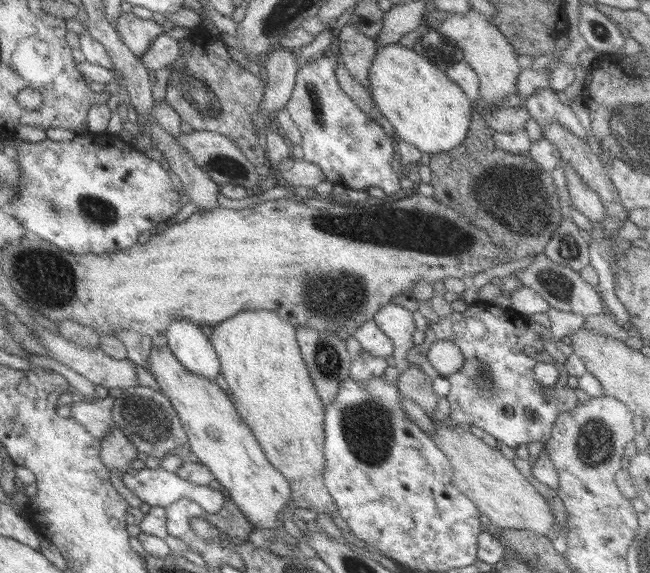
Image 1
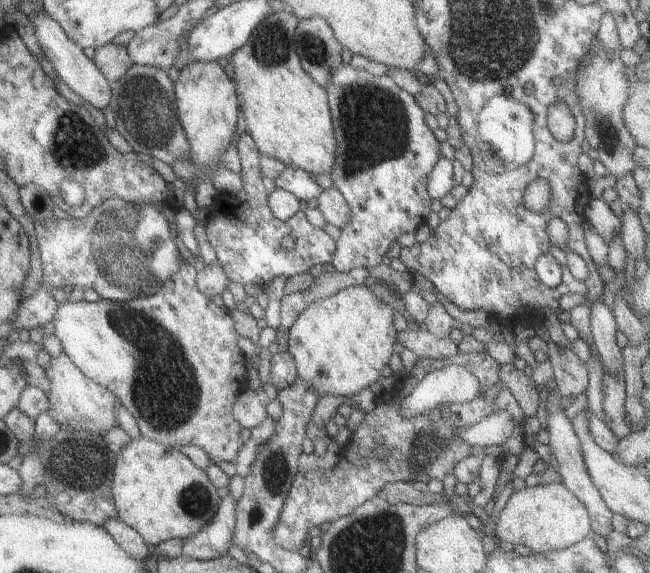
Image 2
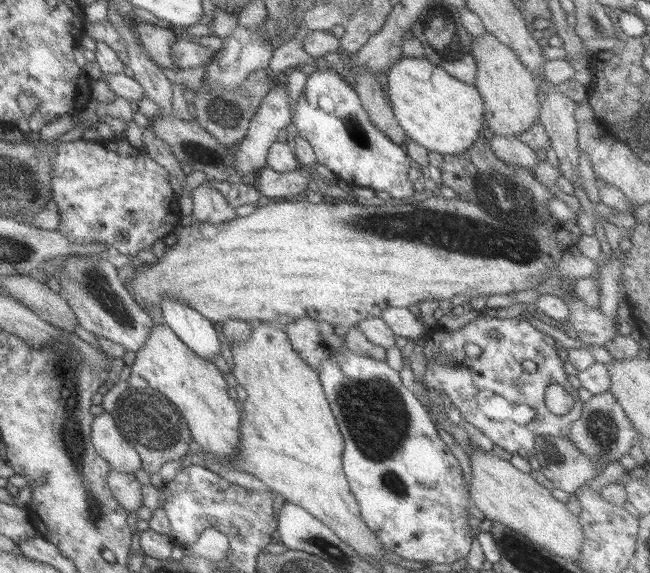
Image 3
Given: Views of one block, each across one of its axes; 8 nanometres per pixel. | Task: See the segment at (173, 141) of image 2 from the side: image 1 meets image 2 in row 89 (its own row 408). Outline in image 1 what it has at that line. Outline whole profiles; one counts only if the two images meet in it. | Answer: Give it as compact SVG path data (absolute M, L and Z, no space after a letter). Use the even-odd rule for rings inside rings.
M131 386L122 389L117 397L113 397L111 406L112 424L135 445L137 452L161 460L173 448L183 446L186 434L178 421L178 416L170 402L159 392L143 386Z

